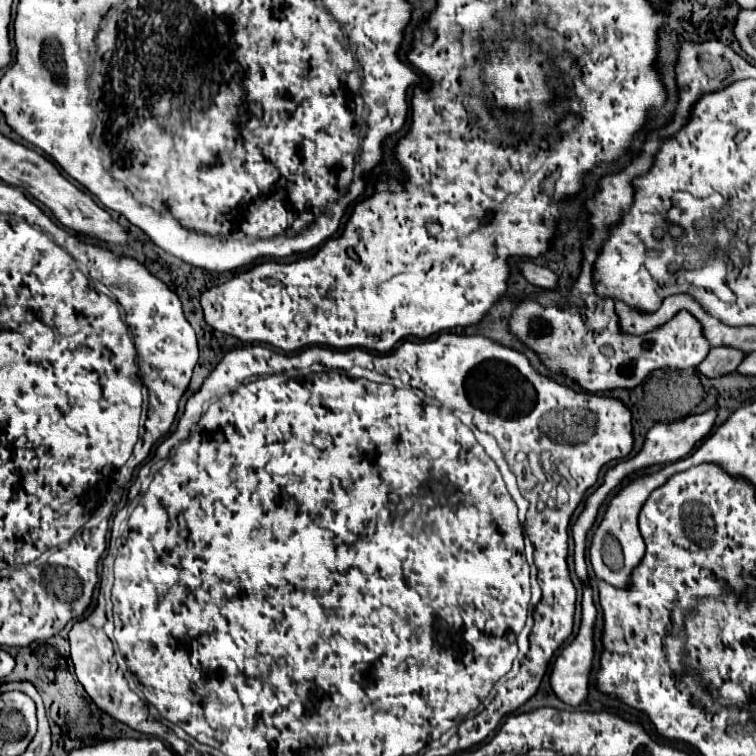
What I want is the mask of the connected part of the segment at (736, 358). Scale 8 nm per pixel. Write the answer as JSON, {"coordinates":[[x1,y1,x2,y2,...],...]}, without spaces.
{"coordinates":[[713,348,709,356,695,368,697,374,707,376,707,378,719,378,725,374,731,374,739,362,745,358,743,352,733,350,733,348]]}

